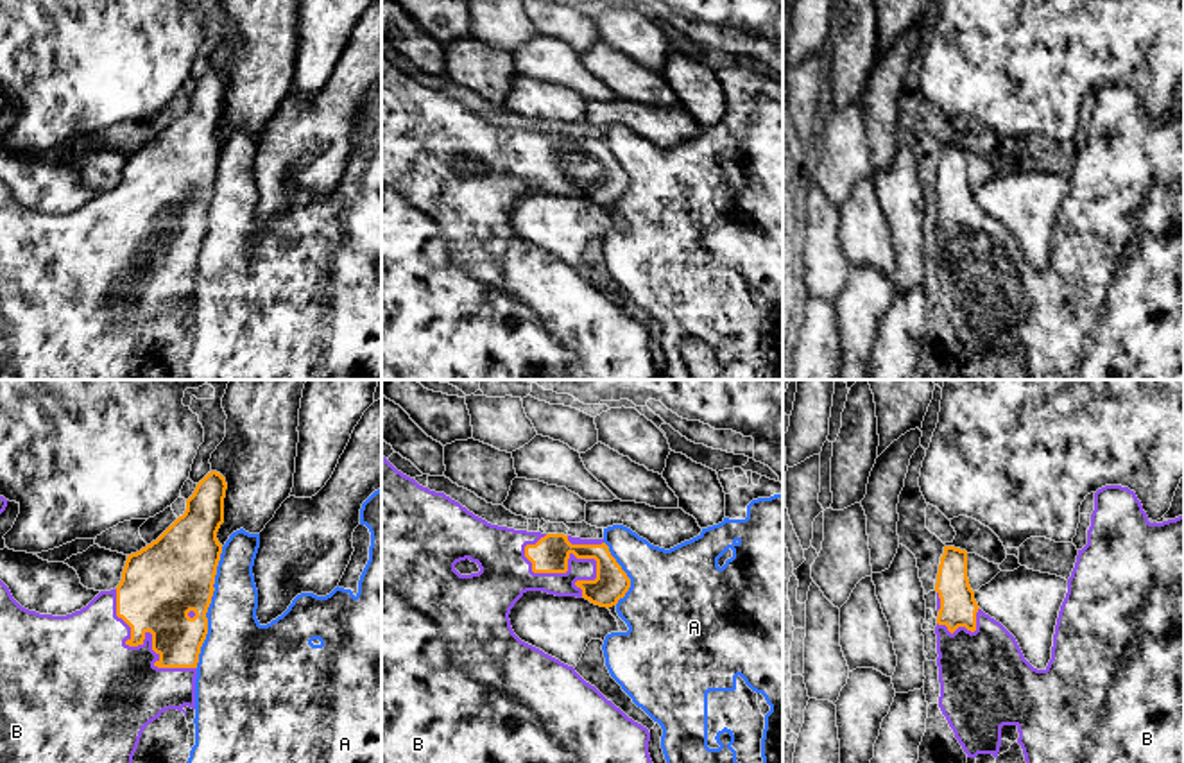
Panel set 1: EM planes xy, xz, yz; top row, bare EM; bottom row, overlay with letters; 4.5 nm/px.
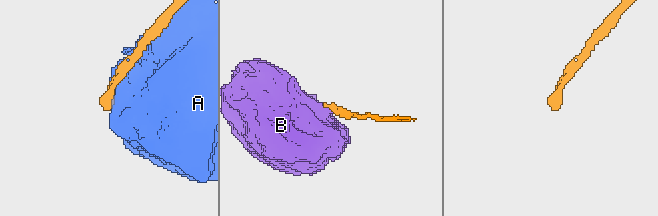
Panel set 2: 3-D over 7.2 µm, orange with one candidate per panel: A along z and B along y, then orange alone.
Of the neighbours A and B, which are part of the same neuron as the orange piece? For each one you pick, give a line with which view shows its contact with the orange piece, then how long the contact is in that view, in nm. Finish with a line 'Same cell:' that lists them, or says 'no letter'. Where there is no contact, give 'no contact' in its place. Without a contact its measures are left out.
B: meets orange in xz; contact 360 nm long
Same cell: B

